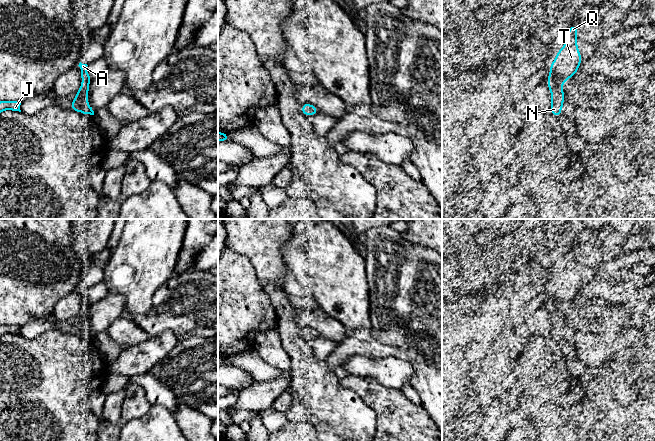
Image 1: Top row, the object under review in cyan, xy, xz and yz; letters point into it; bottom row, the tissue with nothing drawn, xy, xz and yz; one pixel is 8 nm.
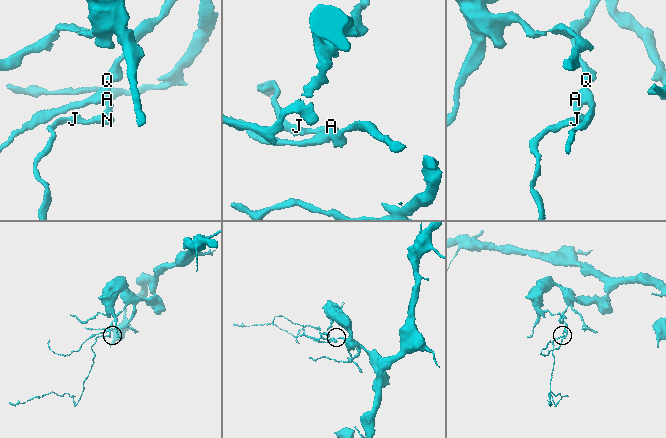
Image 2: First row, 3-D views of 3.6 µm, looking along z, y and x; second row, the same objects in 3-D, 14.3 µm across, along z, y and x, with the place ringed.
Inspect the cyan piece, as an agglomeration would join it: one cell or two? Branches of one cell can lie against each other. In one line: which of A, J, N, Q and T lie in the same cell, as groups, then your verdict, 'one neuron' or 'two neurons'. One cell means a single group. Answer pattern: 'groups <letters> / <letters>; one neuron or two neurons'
groups A J N Q T; one neuron

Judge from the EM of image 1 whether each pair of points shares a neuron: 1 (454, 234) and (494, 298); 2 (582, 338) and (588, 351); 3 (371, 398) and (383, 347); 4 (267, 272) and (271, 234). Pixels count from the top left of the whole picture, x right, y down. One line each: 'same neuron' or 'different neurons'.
1: different neurons
2: same neuron
3: different neurons
4: same neuron

